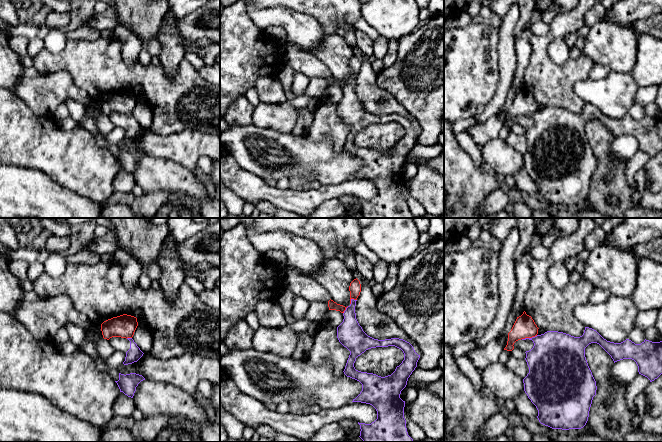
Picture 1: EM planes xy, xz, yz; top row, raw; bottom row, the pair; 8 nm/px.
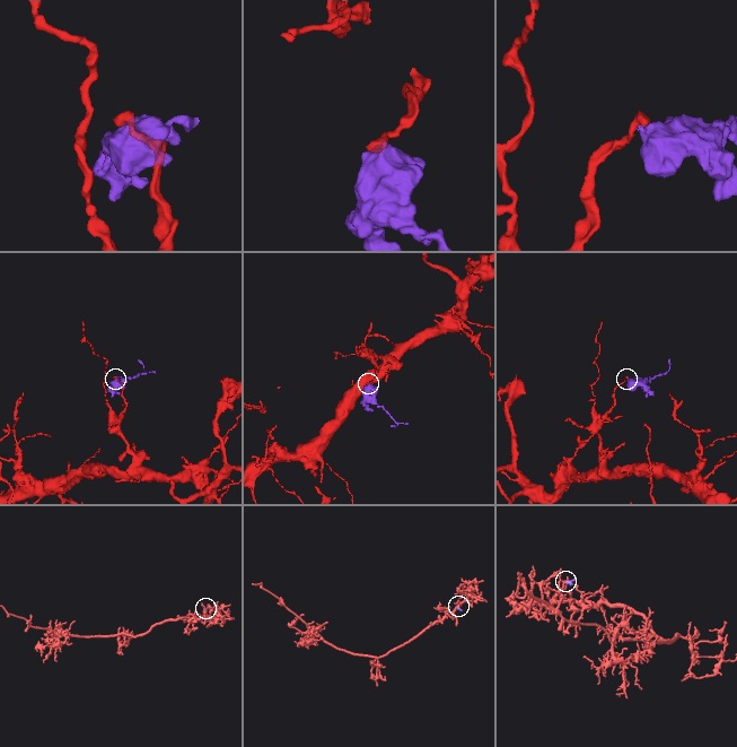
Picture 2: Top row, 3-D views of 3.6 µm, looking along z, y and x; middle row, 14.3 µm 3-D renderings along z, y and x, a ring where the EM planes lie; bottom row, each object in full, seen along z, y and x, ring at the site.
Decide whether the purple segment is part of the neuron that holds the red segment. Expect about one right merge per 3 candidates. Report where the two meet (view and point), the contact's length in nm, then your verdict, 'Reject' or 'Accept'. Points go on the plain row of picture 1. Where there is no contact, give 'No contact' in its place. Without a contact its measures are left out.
Touches red at yz (529, 113). Shared border 130 nm. Reject

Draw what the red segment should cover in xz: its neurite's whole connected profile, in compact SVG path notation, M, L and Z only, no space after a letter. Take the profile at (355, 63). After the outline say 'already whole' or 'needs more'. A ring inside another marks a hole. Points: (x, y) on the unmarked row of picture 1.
M356 54L354 55L349 62L349 67L350 67L350 80L351 76L357 76L358 72L360 71L361 68L361 60L360 57Z | already whole

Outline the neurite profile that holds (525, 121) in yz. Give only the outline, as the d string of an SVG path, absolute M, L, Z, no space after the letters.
M585 103L580 113L558 107L547 107L532 114L525 114L514 119L526 129L529 149L523 155L524 167L538 186L538 196L552 205L581 205L589 193L593 173L596 171L596 157L585 133L585 124L591 120L599 120L613 135L614 139L623 135L632 135L638 142L639 150L650 158L662 150L662 117L644 116L635 120L629 115L614 119L604 115L596 106Z

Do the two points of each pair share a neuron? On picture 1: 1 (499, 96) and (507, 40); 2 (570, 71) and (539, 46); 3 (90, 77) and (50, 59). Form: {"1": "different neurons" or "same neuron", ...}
{"1": "same neuron", "2": "same neuron", "3": "same neuron"}

